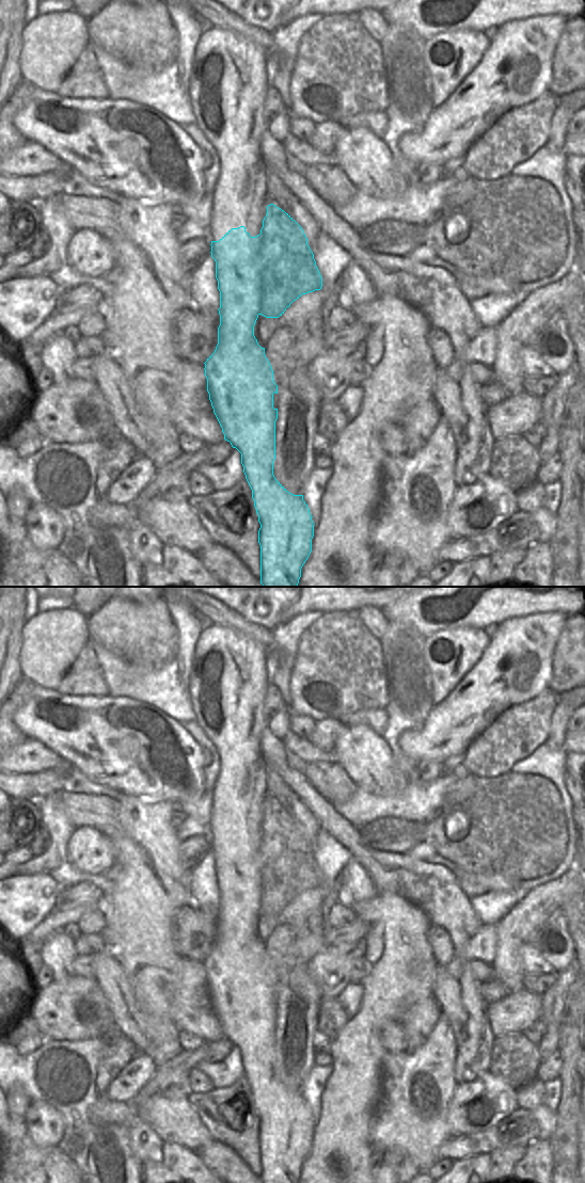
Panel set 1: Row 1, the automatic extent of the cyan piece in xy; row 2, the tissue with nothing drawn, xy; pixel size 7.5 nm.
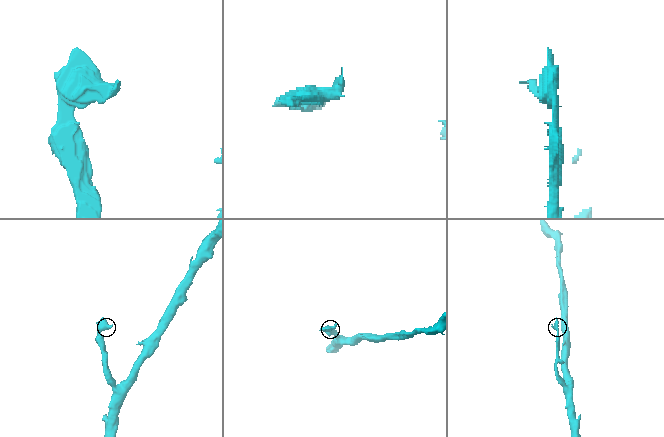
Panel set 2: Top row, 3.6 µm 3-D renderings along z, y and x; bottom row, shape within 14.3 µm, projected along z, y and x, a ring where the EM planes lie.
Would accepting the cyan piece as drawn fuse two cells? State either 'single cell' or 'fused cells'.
single cell

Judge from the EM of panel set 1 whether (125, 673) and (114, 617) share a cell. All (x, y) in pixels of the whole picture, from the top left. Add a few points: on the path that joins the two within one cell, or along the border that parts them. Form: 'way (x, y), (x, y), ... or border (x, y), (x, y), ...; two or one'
border (101, 645), (125, 660), (146, 669); two

